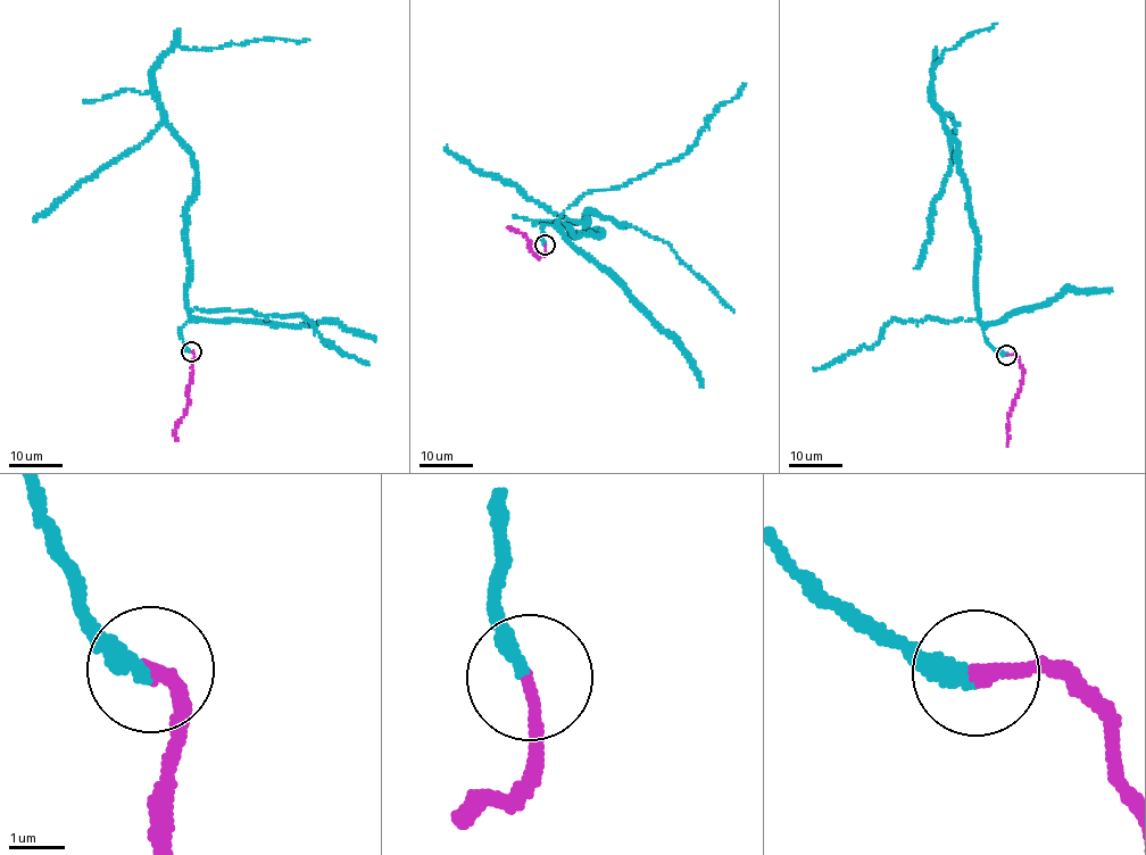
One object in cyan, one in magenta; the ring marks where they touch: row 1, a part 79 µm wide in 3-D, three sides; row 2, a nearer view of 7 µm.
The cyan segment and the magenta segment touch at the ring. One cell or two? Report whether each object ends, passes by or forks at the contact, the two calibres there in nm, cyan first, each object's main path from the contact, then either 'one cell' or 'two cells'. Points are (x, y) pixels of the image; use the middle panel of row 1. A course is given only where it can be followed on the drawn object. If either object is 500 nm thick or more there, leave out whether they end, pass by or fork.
cyan ends; magenta ends; calibres 280 and 240 nm; course cyan (545, 245), (546, 225), (600, 237), (587, 226), (589, 210), (612, 217), (663, 240), (733, 312); course magenta (545, 245), (542, 256), (536, 256), (523, 234), (512, 226); one cell

